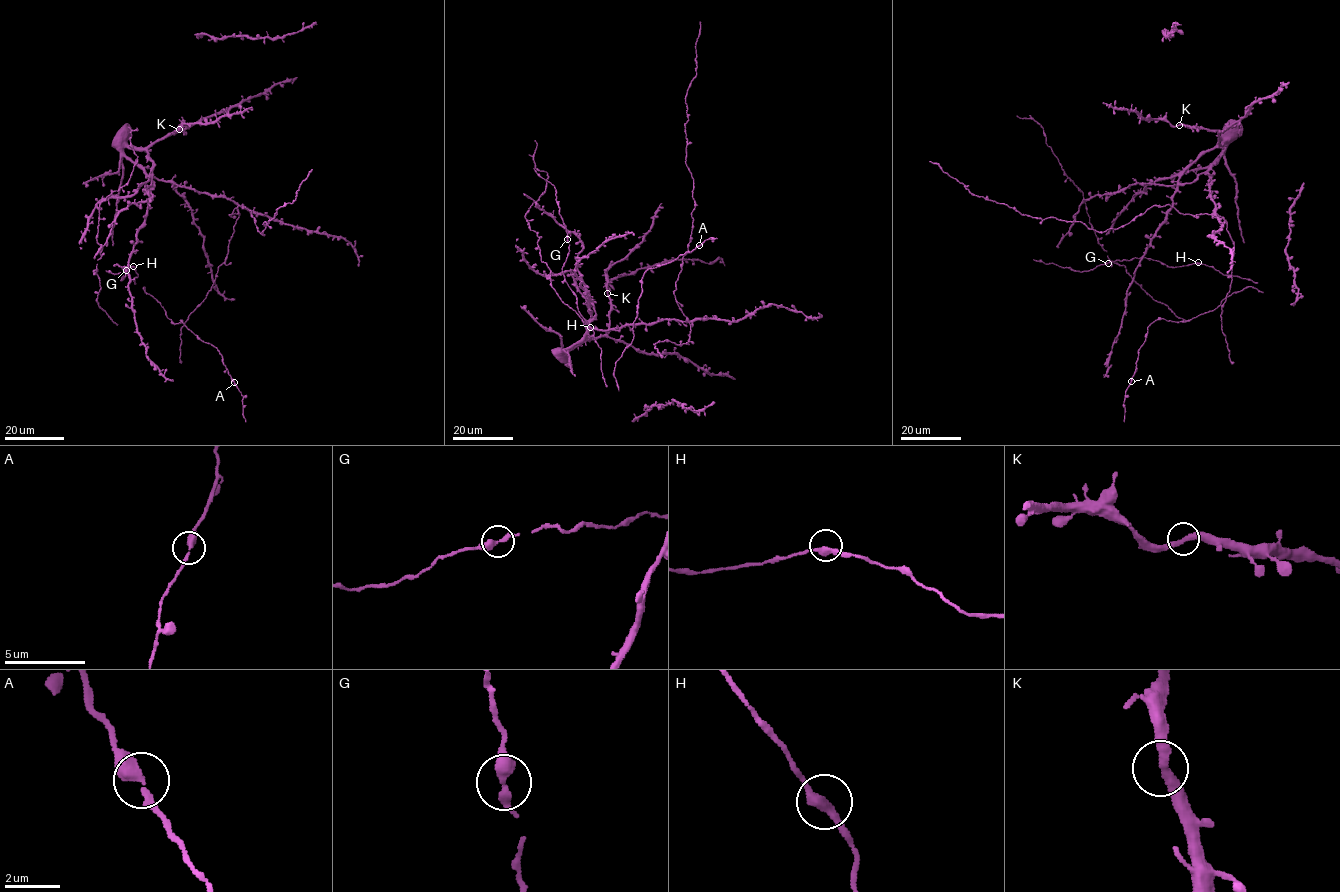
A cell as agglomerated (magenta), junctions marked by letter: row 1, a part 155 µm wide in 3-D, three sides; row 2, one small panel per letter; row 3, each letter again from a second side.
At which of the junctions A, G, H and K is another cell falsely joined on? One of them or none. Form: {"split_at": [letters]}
{"split_at": []}

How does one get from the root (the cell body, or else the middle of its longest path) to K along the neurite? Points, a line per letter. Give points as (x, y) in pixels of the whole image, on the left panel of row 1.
K: (124, 132), (128, 144), (145, 148), (179, 129)

